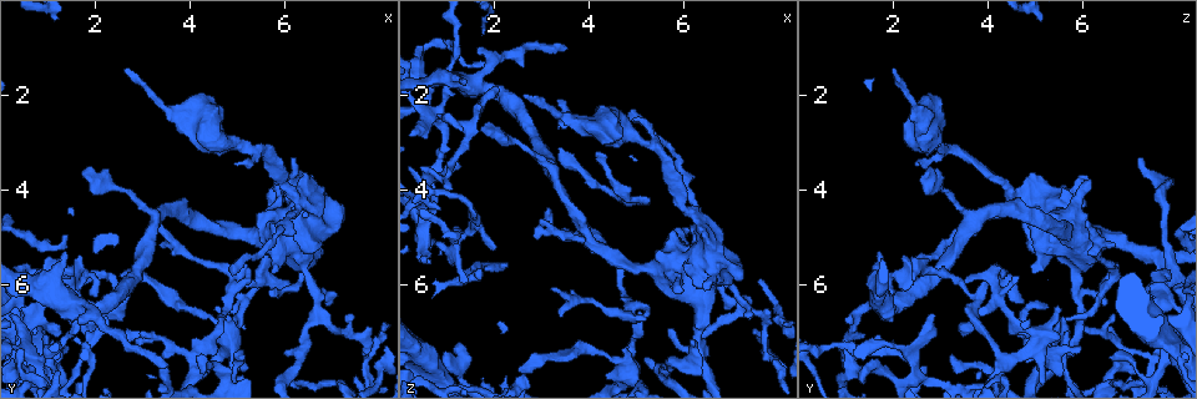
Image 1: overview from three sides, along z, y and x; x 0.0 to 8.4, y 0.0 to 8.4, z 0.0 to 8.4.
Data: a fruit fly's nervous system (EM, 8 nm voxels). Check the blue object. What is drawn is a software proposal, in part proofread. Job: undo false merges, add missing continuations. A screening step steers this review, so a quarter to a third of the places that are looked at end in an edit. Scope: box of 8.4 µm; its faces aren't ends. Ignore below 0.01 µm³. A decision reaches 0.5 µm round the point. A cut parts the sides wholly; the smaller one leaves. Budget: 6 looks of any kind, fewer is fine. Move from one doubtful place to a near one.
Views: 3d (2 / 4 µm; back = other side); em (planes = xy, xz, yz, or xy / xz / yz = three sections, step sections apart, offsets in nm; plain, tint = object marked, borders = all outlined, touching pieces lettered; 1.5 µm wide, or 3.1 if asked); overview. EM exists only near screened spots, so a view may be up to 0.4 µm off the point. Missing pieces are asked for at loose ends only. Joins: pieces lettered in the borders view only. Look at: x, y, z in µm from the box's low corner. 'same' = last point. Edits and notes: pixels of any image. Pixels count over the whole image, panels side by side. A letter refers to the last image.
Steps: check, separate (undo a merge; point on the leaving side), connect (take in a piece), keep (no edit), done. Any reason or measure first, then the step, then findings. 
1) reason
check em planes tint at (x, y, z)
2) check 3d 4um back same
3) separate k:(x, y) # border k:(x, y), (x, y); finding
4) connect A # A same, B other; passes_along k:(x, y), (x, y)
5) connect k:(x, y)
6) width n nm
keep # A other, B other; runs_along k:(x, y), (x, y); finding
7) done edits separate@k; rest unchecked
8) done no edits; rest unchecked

thick turns thin
check em planes borders at (5.15, 3.10, 2.95)

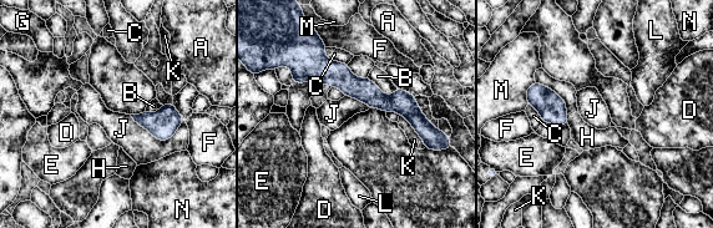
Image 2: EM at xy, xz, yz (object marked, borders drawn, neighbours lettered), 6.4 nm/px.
longest_contact J 360 nm
keep # A other, B other, C other, D other, E other, F other, G other, H other, J other, K other, L other, M other, N other; one neuron here

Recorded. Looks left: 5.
free end
check 3d 2um at (4.20, 7.45, 3.25)

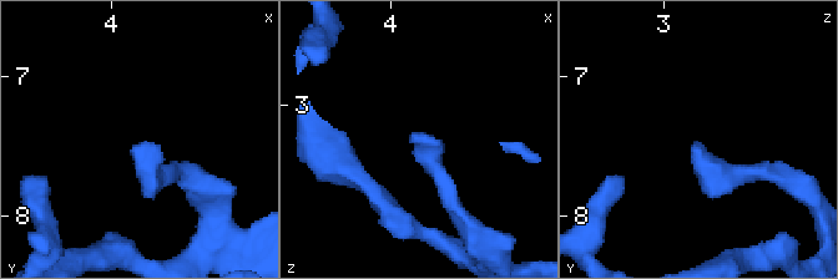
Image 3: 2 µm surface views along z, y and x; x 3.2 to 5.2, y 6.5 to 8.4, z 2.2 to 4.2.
now the EM
check em xy step 4 tint at (4.24, 7.48, 3.26)

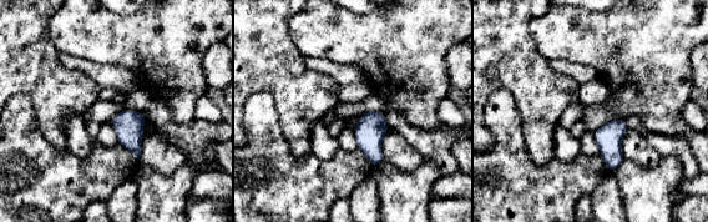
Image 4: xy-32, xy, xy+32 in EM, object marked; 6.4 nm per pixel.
check em planes borders same

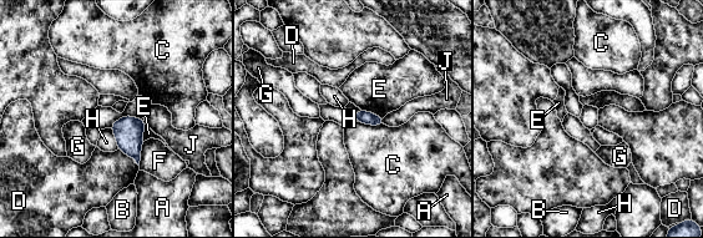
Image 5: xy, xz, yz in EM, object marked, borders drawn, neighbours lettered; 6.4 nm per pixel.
keep # A other, B other, C other, D other, E other, F other, G other, H other, J other; border 5:(358, 121), (365, 125), (383, 125); none of them fits

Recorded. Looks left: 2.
tapers out
check em xz step 4 borders at (6.15, 3.35, 7.15)

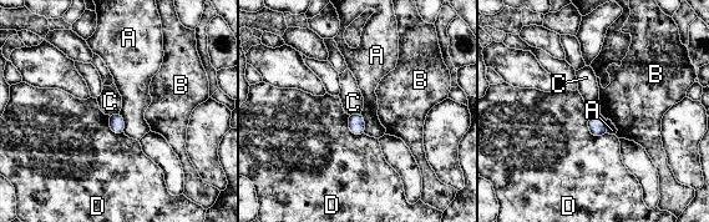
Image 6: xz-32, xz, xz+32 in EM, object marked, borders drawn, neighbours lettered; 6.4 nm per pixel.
width 100 nm
keep # A other, B other, C other, D other; no lettered piece goes on from it

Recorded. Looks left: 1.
done no edits; rest unchecked

